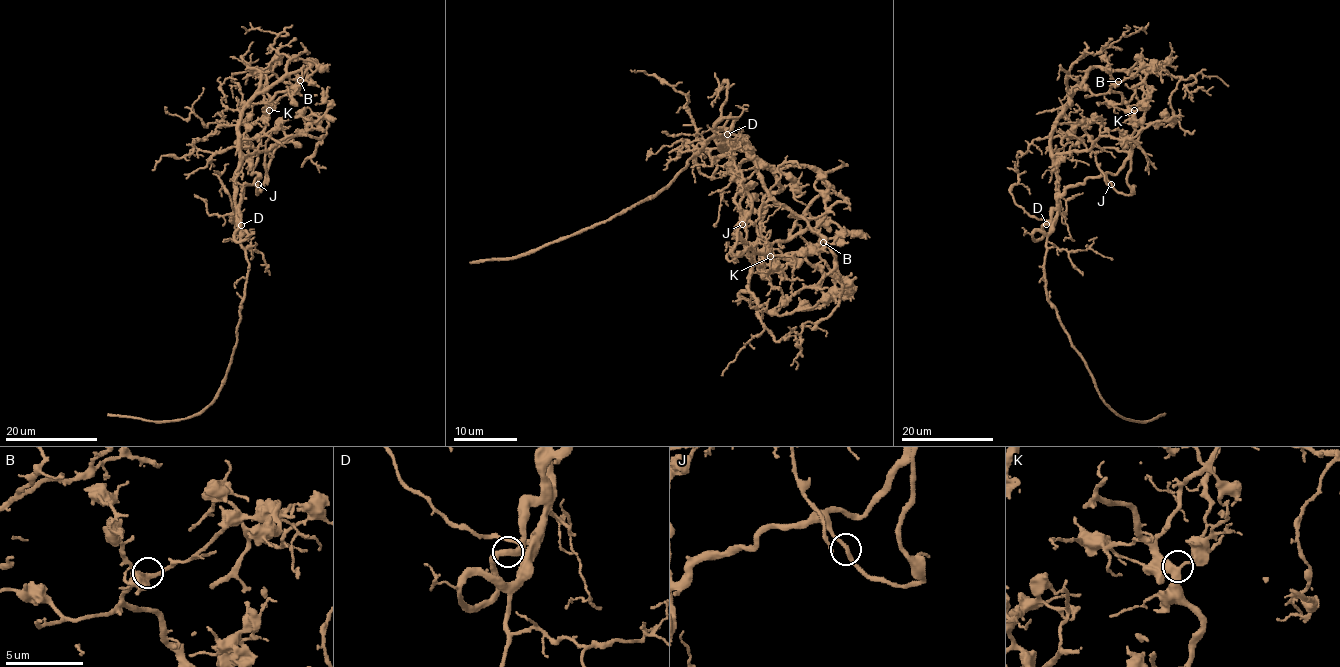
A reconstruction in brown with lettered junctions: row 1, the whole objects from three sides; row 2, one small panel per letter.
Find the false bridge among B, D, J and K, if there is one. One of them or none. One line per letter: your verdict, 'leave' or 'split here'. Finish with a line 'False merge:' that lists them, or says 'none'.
B: leave
D: leave
J: leave
K: leave
False merge: none

